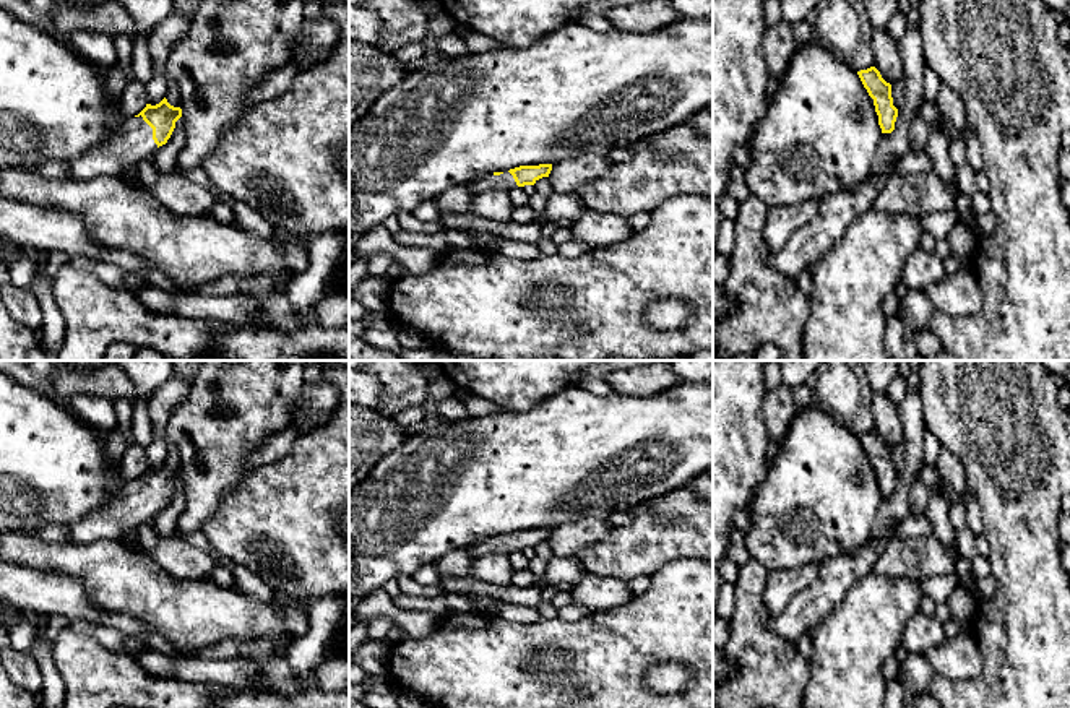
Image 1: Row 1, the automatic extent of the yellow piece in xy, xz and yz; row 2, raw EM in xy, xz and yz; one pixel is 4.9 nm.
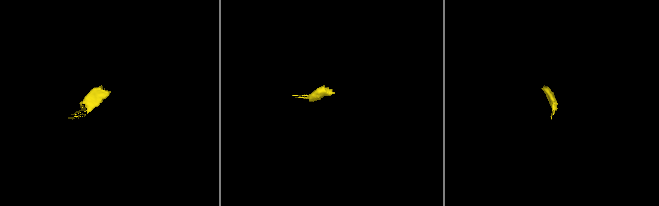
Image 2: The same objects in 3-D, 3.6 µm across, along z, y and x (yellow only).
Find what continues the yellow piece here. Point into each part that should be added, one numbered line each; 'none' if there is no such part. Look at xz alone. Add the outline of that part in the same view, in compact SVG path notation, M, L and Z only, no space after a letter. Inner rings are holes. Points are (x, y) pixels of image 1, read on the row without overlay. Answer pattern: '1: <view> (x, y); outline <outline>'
1: xz (505, 544); outline M503 534L500 539L490 537L484 544L469 547L469 552L474 559L484 554L490 554L490 552L510 555L515 550L518 549L508 534Z

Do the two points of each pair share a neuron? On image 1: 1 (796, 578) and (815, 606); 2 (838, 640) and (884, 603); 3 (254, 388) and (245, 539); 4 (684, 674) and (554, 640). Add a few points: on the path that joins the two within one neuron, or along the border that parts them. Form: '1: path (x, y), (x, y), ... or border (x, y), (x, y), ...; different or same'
1: border (819, 565), (815, 578), (776, 614); different
2: path (849, 637), (872, 614); same
3: border (255, 468), (221, 499); different
4: border (694, 671), (653, 666), (643, 686); different

